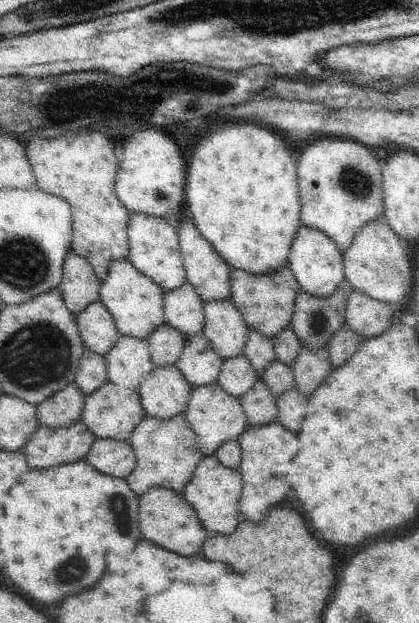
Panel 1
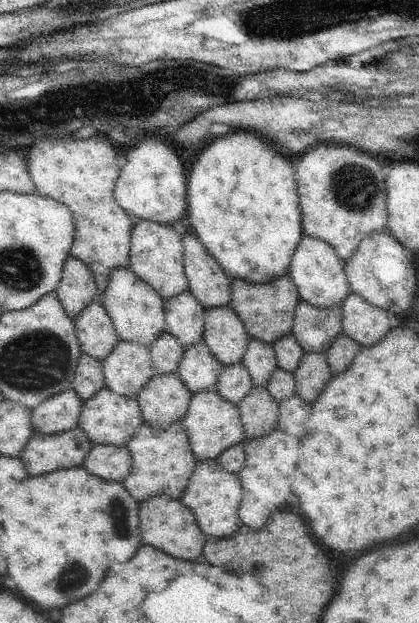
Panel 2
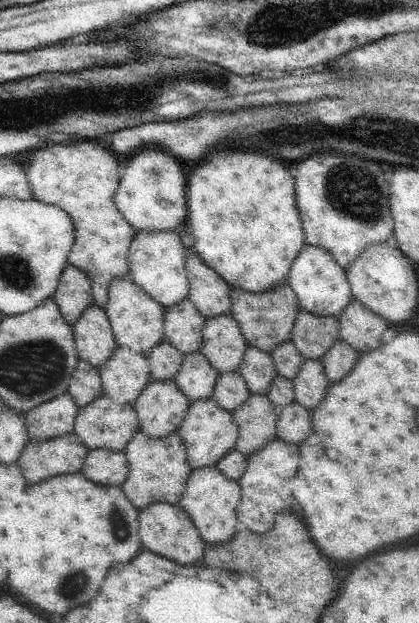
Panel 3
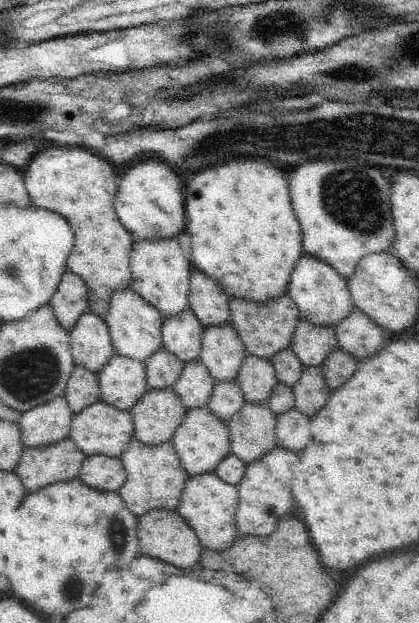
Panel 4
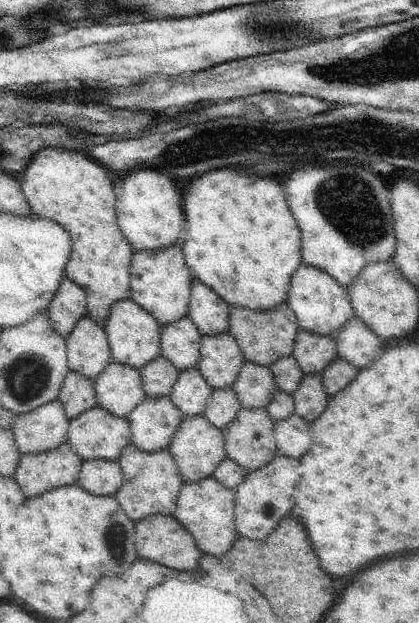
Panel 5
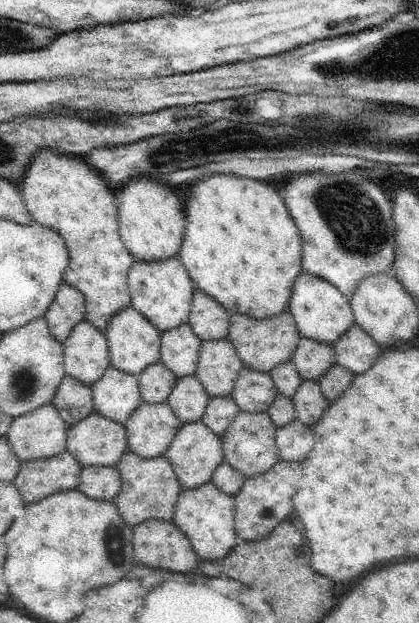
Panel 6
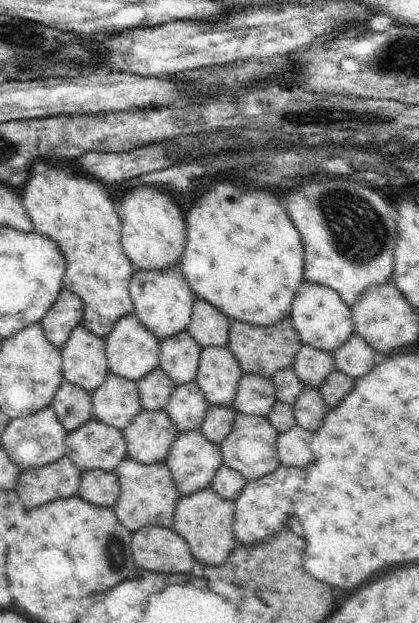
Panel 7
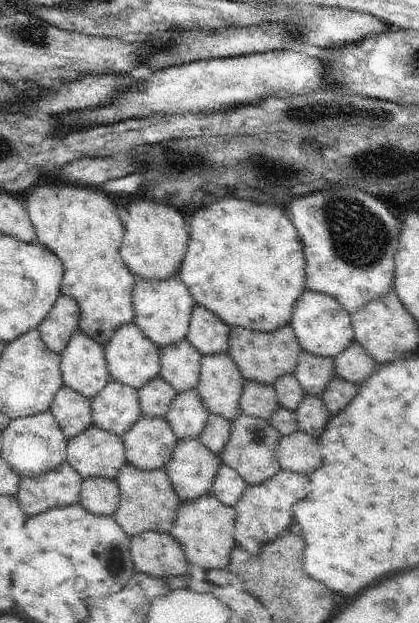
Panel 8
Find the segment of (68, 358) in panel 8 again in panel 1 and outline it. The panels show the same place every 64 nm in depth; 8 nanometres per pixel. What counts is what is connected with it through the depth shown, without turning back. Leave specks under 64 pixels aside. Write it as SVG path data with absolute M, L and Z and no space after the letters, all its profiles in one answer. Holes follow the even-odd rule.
M100 299L79 312L76 320L85 348L104 356L122 335L114 317Z

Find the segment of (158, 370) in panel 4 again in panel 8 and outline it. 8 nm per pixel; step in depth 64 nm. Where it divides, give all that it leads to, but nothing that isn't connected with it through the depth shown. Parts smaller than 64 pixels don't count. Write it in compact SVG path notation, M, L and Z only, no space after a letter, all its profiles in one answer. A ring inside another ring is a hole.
M158 374L139 388L139 407L142 415L164 417L177 390L166 379Z

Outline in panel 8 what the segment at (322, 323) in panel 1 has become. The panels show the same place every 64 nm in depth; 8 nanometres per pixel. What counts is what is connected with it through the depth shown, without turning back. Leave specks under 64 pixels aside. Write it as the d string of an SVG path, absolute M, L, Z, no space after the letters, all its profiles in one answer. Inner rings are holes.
M302 350L293 375L306 395L320 396L327 387L327 382L337 376L335 360Z

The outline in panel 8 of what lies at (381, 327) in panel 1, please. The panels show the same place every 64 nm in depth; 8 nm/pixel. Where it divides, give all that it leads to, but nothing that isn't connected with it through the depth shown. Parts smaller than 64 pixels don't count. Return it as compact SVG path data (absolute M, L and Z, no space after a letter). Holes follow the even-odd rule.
M353 340L333 359L337 376L353 382L356 386L376 370L374 357L356 340Z

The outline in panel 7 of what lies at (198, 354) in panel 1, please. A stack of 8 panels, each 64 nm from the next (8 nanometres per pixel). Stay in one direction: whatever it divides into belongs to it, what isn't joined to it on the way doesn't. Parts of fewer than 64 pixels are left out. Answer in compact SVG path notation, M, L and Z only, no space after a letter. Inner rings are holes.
M197 382L177 386L165 407L179 434L201 428L209 404Z

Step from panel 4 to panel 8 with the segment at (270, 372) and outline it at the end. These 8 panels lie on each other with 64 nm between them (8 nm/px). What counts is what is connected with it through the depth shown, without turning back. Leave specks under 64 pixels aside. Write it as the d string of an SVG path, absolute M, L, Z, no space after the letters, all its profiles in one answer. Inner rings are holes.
M245 380L239 400L242 413L268 421L279 405L276 389L272 385Z

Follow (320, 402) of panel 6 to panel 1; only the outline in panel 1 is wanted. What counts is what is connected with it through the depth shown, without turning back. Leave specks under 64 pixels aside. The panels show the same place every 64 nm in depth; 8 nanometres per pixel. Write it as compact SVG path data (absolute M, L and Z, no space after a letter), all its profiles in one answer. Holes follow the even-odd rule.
M302 346L298 356L296 356L294 364L291 366L295 387L306 396L310 395L316 390L324 379L329 376L333 371L333 366L329 359L329 352L327 347L318 347L317 349L311 349L307 346Z

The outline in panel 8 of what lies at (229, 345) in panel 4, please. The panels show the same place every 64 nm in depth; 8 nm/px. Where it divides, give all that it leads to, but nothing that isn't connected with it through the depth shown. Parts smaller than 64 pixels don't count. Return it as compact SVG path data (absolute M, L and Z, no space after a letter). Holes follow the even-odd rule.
M227 352L201 355L196 386L210 413L224 415L234 422L242 412L239 400L245 380Z

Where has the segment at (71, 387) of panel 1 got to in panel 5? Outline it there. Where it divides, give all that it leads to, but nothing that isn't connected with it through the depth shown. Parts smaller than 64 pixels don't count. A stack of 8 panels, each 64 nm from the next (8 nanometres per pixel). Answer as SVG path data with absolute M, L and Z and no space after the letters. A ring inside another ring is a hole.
M56 399L18 416L11 426L22 455L45 453L67 442L70 420Z

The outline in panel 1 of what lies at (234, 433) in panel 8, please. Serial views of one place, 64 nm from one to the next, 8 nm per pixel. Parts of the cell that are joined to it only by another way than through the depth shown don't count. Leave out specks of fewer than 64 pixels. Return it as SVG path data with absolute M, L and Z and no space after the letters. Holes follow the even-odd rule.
M258 378L254 386L251 386L240 399L247 414L248 426L257 427L278 421L277 398L261 378Z

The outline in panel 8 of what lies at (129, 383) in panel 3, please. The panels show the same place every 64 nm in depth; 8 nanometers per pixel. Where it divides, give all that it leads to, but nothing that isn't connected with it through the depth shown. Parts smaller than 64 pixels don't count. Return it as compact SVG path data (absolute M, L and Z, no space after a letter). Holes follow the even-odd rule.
M111 379L92 400L92 424L120 438L141 417L139 389Z

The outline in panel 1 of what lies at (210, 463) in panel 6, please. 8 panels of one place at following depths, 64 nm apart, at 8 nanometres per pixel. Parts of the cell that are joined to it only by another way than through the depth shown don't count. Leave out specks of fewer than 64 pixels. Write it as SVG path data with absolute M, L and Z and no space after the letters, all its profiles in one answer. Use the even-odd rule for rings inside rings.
M218 381L194 387L185 410L186 420L195 430L197 445L206 455L214 455L216 449L226 441L238 441L247 429L247 414L241 399L231 395Z

